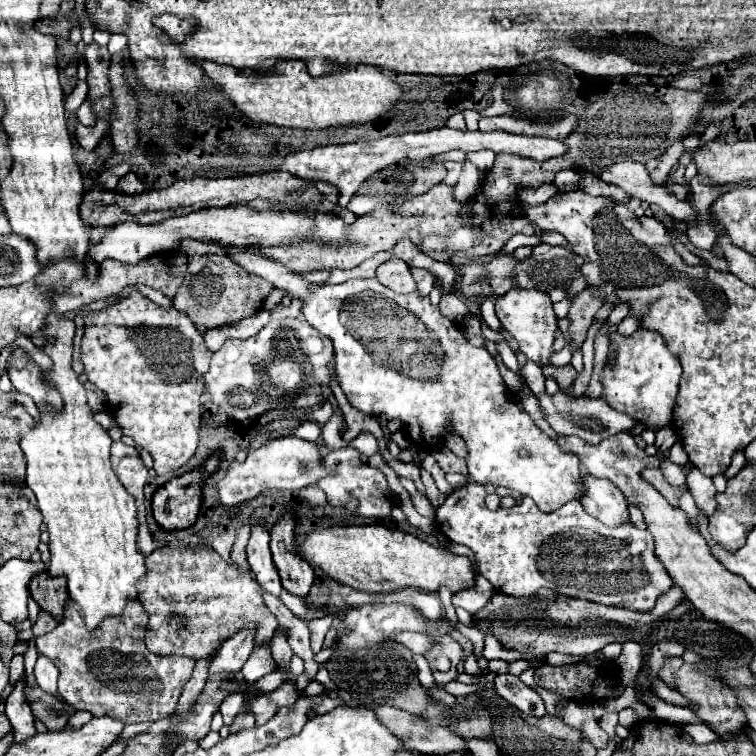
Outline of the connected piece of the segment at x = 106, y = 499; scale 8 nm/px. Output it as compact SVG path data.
M48 316L44 334L46 338L54 336L56 344L48 342L44 348L44 352L54 360L54 368L52 372L46 374L46 380L50 386L60 388L60 394L64 398L64 410L40 414L42 420L34 426L30 434L26 434L20 440L20 446L28 462L26 484L36 494L38 508L44 516L44 524L48 526L48 534L50 534L48 548L52 552L52 560L48 566L48 572L52 576L48 572L40 572L38 576L34 576L30 580L30 594L40 604L42 610L48 610L58 620L62 620L62 610L70 594L70 598L82 606L82 618L86 622L86 628L92 630L92 628L98 628L106 616L120 616L126 602L132 598L138 598L136 582L144 576L146 566L144 566L144 556L138 552L138 546L136 546L138 520L136 520L134 498L126 492L126 488L122 486L122 482L118 480L110 464L112 440L108 432L94 422L92 408L86 404L86 390L70 366L74 330L76 326L72 320L64 316Z

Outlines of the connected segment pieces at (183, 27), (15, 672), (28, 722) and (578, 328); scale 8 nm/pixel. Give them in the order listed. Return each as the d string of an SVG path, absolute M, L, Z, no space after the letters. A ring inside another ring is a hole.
M162 14L162 16L156 16L152 18L154 26L162 28L174 42L182 42L184 38L188 38L190 34L196 32L196 22L194 20L182 20L182 18L176 18L176 16L170 16L170 14Z
M15 655L10 662L10 684L14 686L18 680L22 680L22 676L24 676L23 655Z
M18 682L6 700L6 716L14 728L14 742L24 742L36 734L34 716L22 692L24 686L26 682Z
M586 288L584 292L580 292L568 312L568 334L570 334L570 352L574 354L576 350L582 348L584 340L586 340L586 332L594 320L594 314L600 310L602 306L602 298L598 294L598 290L594 288Z

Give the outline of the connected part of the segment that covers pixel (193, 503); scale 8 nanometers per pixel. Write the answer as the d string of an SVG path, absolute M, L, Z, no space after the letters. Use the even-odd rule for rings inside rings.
M214 452L214 454L208 456L208 460L206 460L200 468L196 468L196 470L184 474L184 476L172 478L170 482L162 484L162 486L156 490L156 494L154 494L154 498L152 498L152 512L154 512L156 522L158 522L162 528L166 528L166 530L188 528L188 526L192 526L192 524L196 522L198 512L200 512L200 506L202 506L202 500L204 500L204 492L202 492L202 490L204 490L204 480L206 480L210 474L218 472L220 460L222 460L222 452Z

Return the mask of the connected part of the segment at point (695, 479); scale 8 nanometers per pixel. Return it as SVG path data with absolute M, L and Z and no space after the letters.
M696 468L690 470L690 474L686 476L686 484L698 504L698 508L702 508L702 512L710 518L716 512L716 488L712 484L712 478L704 476L702 472L698 472Z

